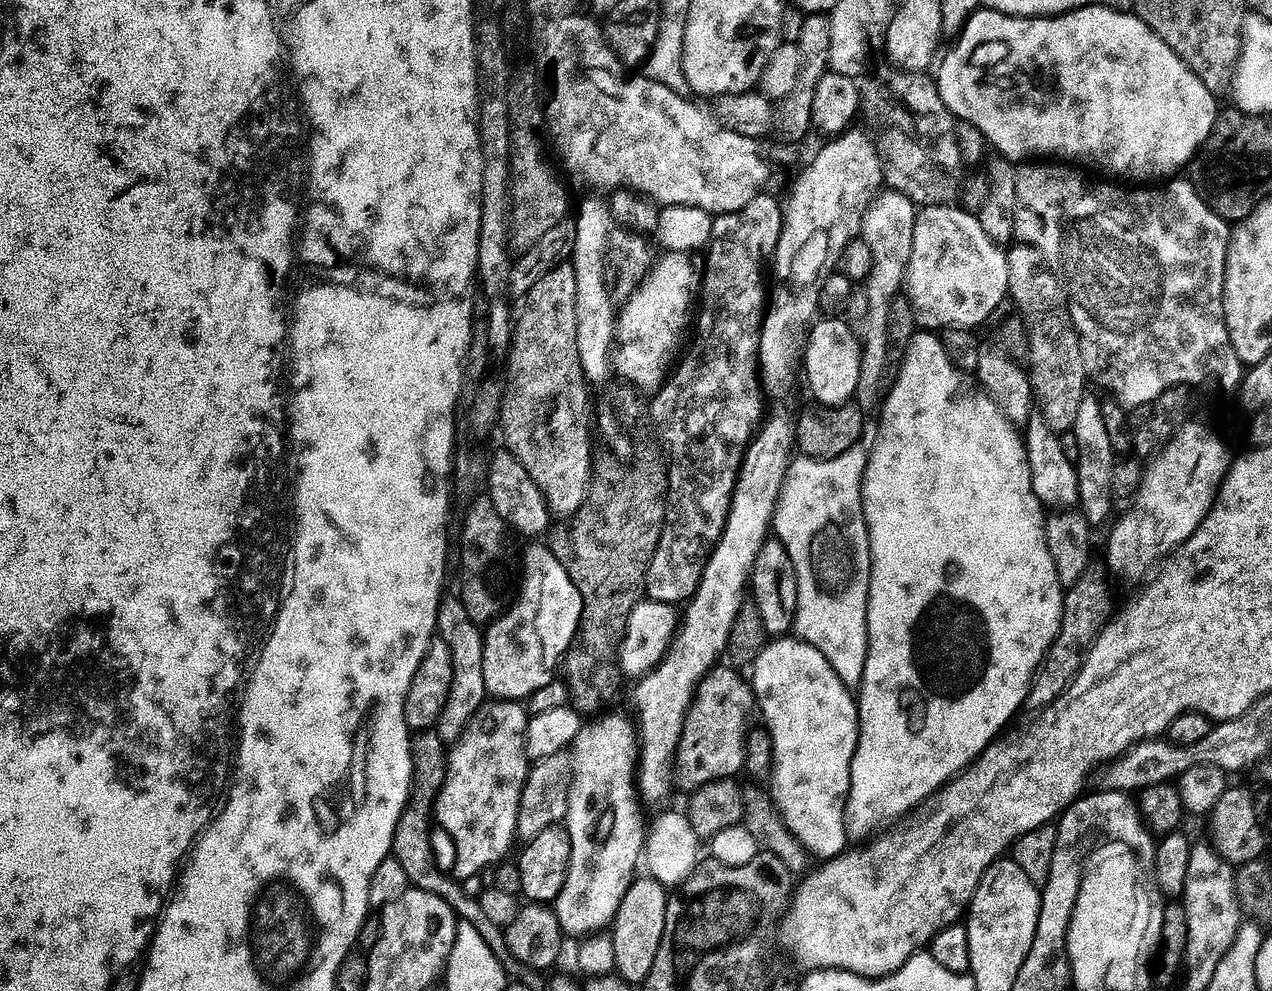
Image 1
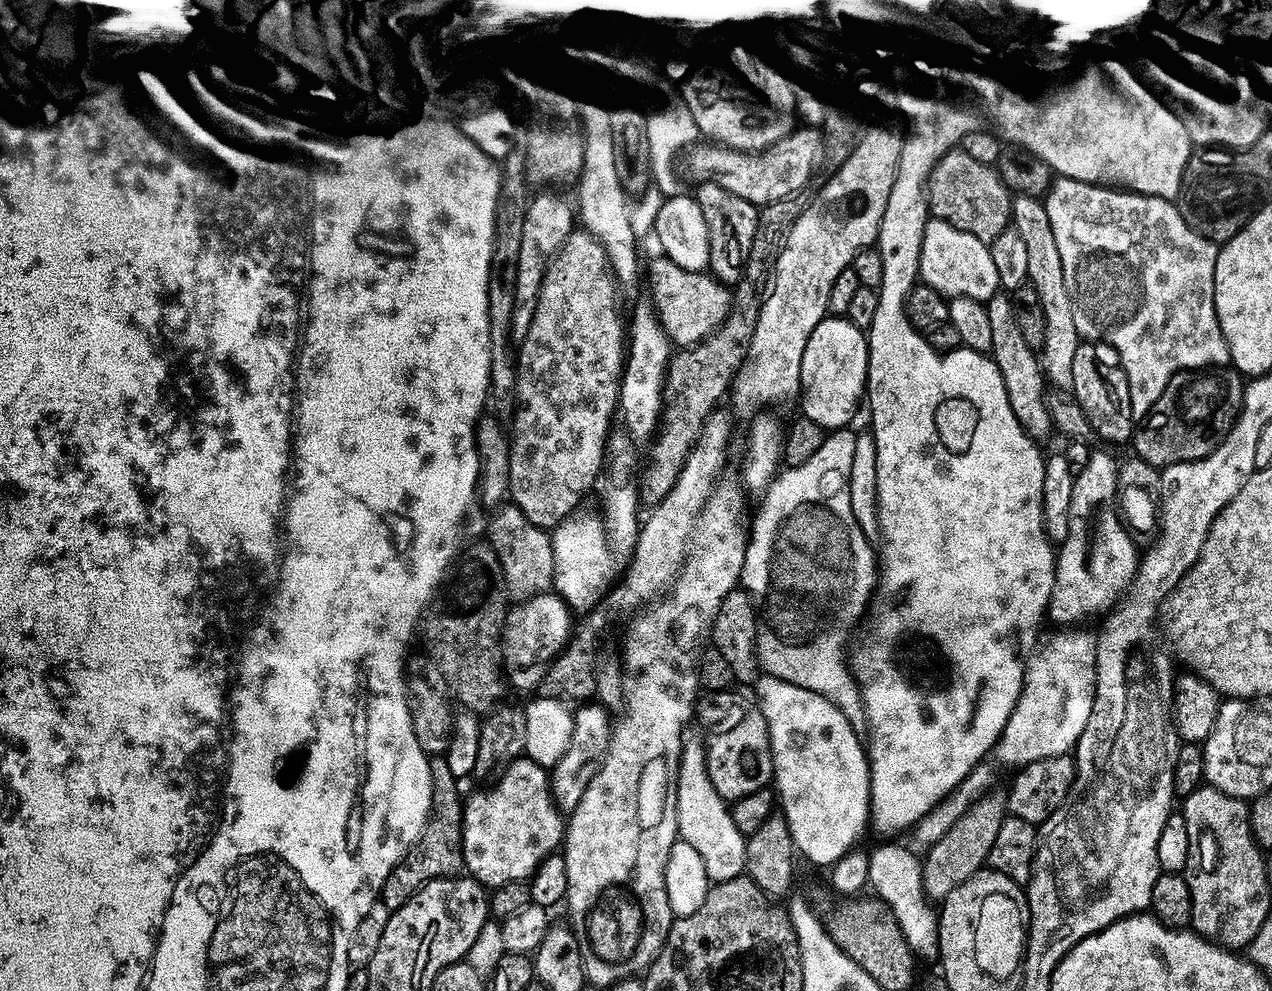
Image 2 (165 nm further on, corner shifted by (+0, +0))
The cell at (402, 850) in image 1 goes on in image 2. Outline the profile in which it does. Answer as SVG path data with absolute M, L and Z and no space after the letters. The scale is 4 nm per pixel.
M436 758L430 763L432 775L432 815L422 838L408 851L407 856L386 878L382 901L390 912L402 910L414 894L418 894L430 882L451 880L465 871L464 867L464 806L465 797L460 797L461 781L454 778L450 762L446 758Z

